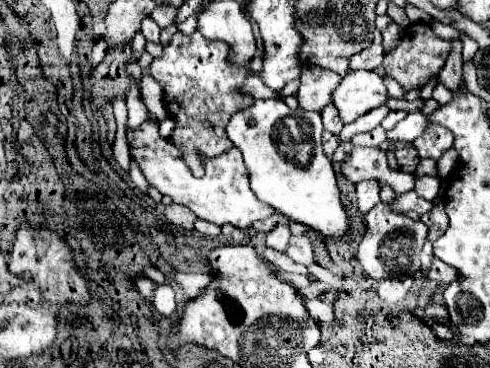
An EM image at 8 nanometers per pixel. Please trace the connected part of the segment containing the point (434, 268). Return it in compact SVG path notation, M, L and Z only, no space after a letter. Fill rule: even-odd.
M433 259L431 267L427 271L427 277L441 283L441 285L445 285L445 283L451 283L457 277L457 271L453 267L449 267L447 263L443 263L439 259Z

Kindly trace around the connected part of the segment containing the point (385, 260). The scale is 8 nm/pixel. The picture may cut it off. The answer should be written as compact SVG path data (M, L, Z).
M377 203L365 215L367 231L359 245L357 259L363 265L365 273L373 279L401 279L405 275L413 275L421 269L419 253L423 243L427 241L427 225L419 219L411 219L407 215L391 213L387 205Z

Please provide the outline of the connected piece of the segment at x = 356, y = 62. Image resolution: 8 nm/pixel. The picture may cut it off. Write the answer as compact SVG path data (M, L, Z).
M371 43L365 51L353 55L353 57L349 59L349 69L367 69L367 71L375 71L375 69L381 67L383 57L385 57L383 45Z

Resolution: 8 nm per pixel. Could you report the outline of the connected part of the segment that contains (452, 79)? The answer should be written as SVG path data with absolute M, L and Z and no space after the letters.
M453 39L451 45L453 45L453 53L449 53L447 63L441 69L441 73L439 73L439 81L443 81L443 85L447 89L453 89L453 87L459 85L461 65L463 65L463 61L461 61L461 41L459 39Z

